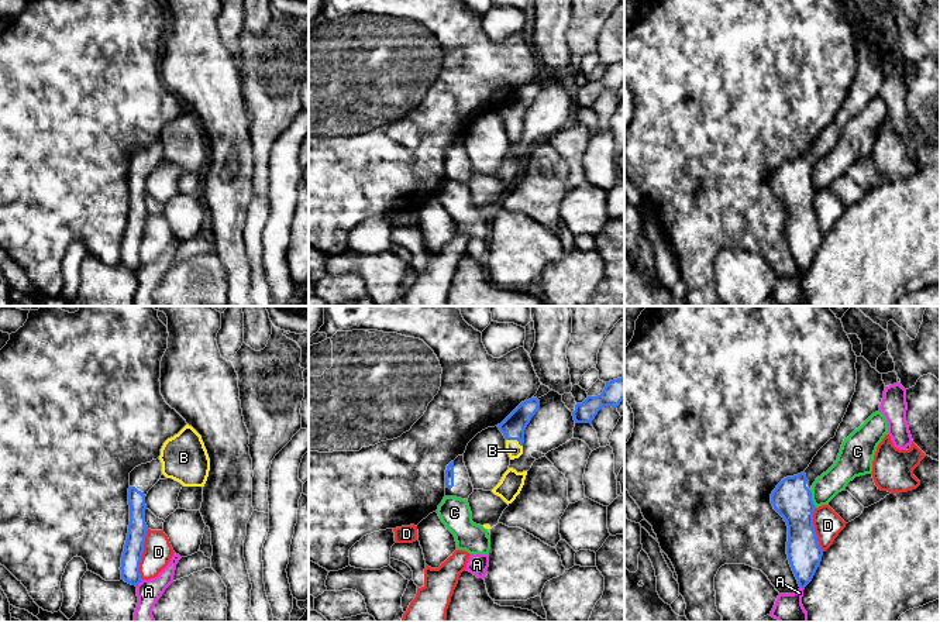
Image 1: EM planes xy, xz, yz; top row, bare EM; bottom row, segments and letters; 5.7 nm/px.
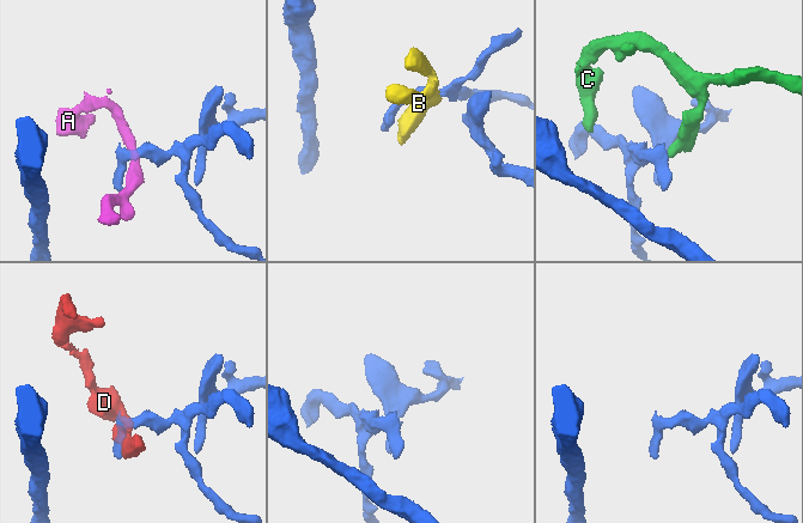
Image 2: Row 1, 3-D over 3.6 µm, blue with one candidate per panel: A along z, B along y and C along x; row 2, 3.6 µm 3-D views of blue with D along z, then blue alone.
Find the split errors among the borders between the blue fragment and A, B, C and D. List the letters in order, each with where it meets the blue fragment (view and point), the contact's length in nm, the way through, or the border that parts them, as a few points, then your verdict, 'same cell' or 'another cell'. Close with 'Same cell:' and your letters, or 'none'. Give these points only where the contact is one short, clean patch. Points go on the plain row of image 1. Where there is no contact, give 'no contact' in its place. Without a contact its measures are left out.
A: xy (138, 267) | 60 nm | along xy (143, 264), (135, 270) | another cell
B: xz (515, 123) | 100 nm | across xz (513, 110), (515, 123), (515, 134) | same cell
C: yz (811, 182) | 110 nm | another cell
D: xy (141, 239) | 300 nm | along xy (148, 213), (140, 247), (141, 263) | another cell
Same cell: B

